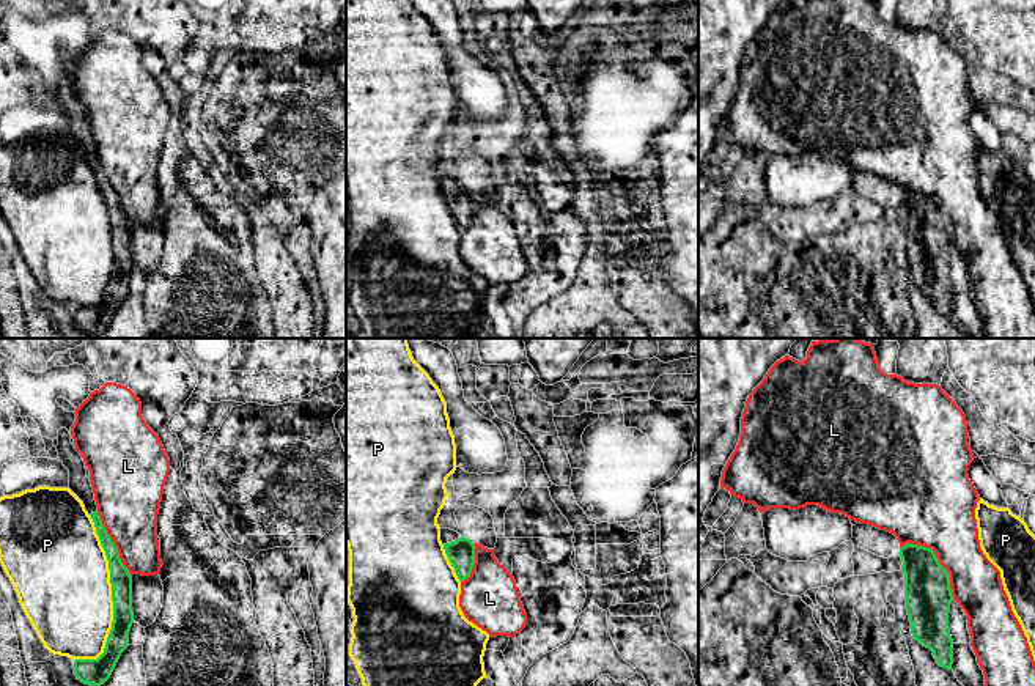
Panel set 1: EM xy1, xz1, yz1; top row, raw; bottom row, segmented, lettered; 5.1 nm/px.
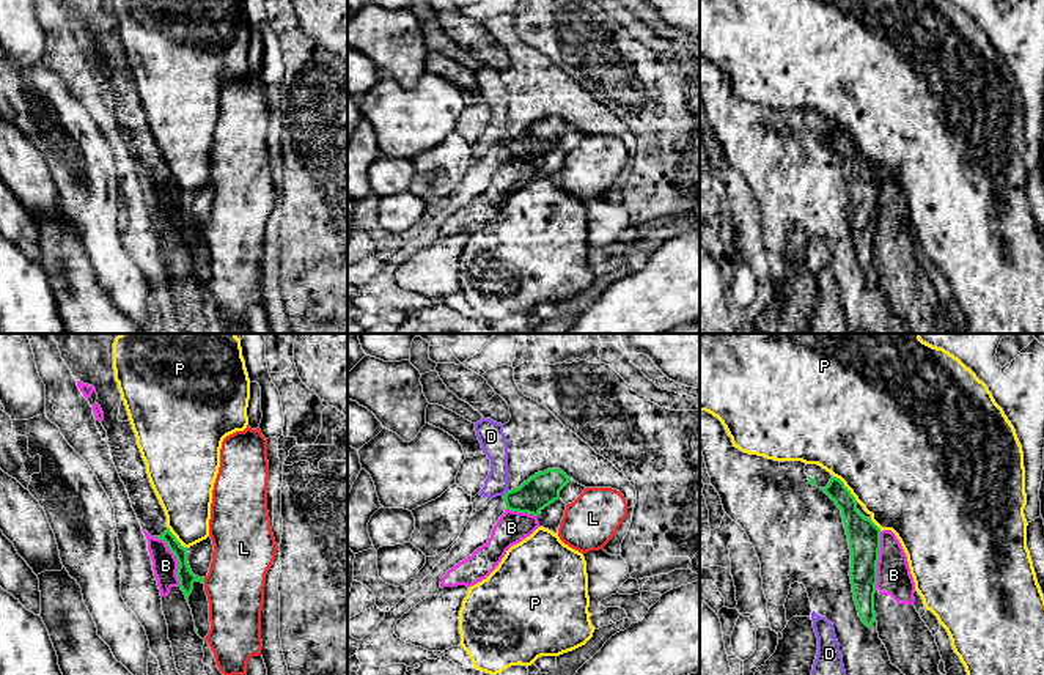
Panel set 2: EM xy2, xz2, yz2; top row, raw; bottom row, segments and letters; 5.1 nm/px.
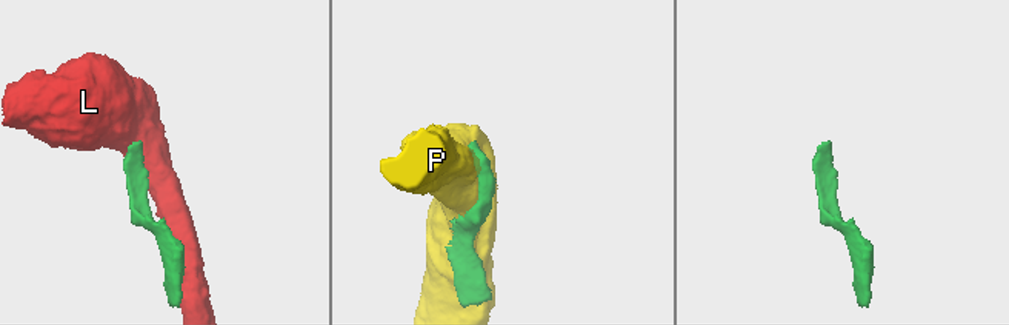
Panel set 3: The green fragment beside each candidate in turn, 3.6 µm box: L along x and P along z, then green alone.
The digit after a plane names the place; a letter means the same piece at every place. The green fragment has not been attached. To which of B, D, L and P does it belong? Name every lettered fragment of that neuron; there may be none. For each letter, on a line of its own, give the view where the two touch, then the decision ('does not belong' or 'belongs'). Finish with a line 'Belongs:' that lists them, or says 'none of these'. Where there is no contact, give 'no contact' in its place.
B: xy2 | does not belong
D: xz2 | does not belong
L: yz1 | does not belong
P: xy1 | does not belong
Belongs: none of these

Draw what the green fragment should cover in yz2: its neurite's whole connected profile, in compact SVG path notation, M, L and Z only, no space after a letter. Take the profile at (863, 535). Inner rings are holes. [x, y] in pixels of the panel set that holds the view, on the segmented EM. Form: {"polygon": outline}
{"polygon": "M807 464L805 474L813 486L821 488L841 510L851 549L851 584L854 601L862 622L873 628L874 593L877 584L877 562L880 529L871 521L844 483L818 464Z"}

